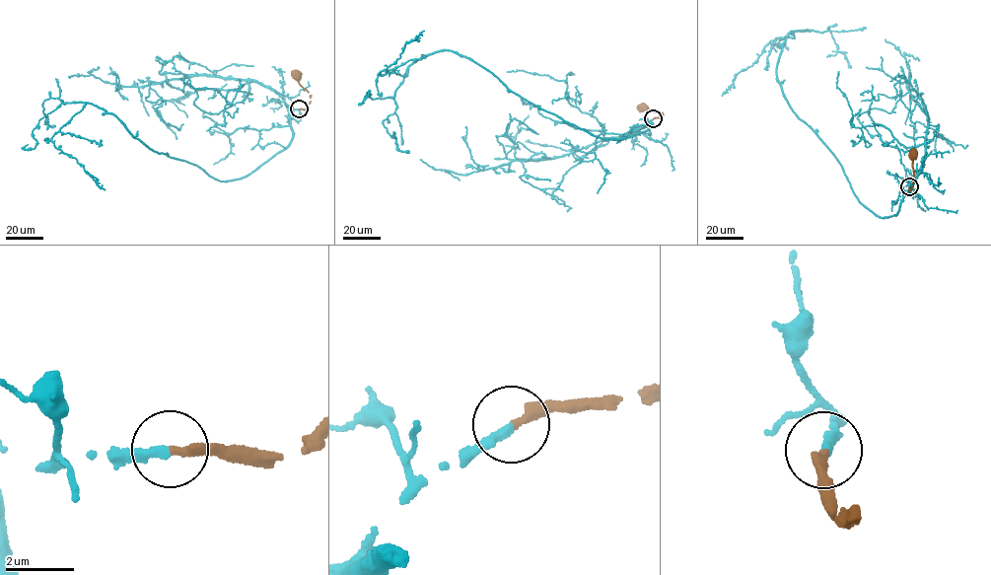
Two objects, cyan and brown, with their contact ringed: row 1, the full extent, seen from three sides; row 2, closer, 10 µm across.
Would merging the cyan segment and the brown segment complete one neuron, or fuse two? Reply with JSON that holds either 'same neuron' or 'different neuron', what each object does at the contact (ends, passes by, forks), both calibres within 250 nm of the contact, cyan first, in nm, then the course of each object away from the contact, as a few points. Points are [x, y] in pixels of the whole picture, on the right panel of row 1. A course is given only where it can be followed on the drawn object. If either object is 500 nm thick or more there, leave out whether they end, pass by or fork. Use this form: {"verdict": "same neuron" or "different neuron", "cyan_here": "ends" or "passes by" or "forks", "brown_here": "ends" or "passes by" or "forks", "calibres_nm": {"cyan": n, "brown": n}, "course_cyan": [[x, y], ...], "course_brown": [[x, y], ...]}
{"verdict": "same neuron", "cyan_here": "ends", "brown_here": "ends", "calibres_nm": {"cyan": 280, "brown": 300}, "course_cyan": [[909, 187], [890, 216], [856, 197], [782, 91], [776, 65], [791, 32], [766, 44], [722, 95]], "course_brown": [[909, 187], [910, 190], [913, 181], [913, 153]]}

